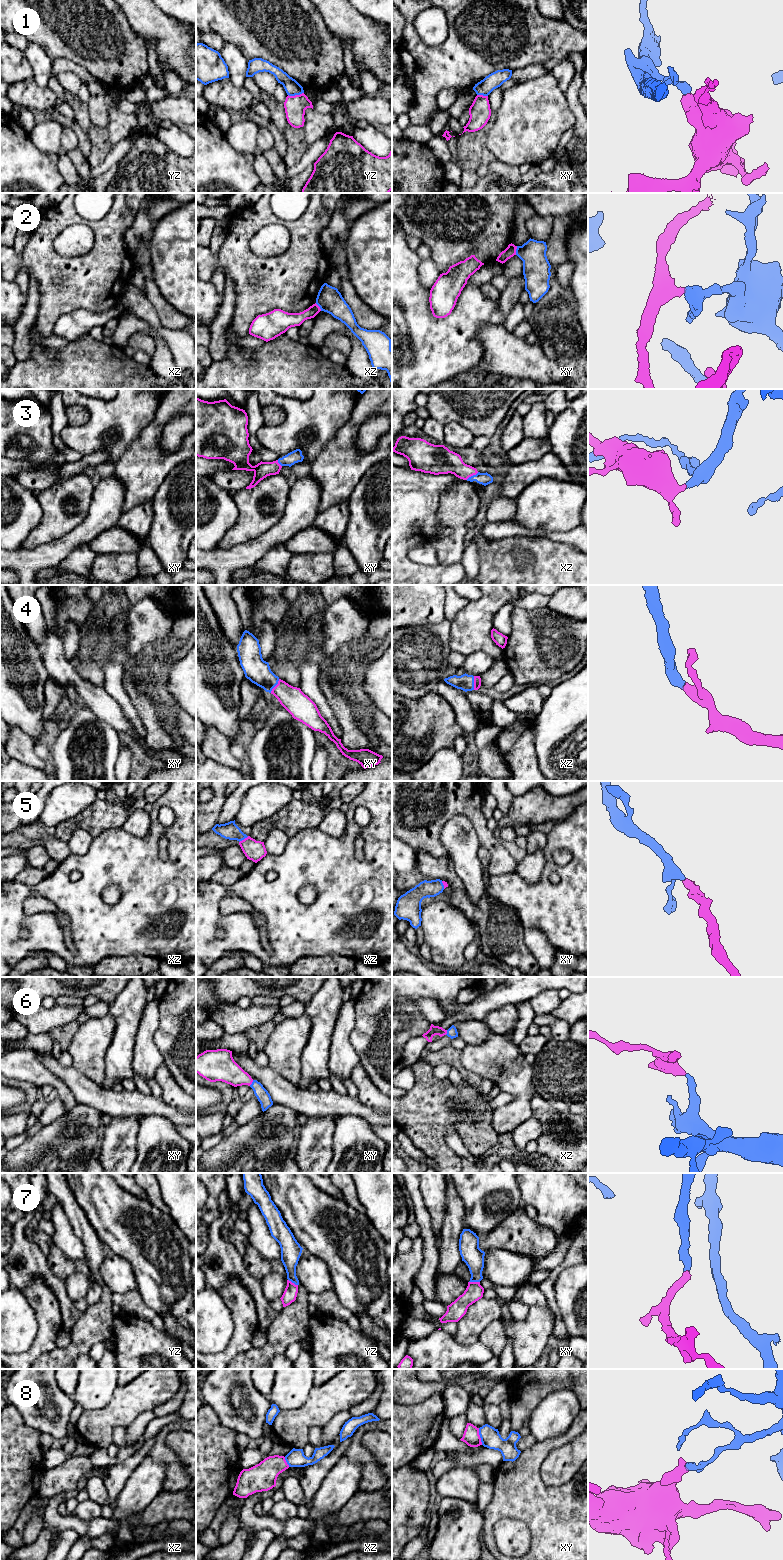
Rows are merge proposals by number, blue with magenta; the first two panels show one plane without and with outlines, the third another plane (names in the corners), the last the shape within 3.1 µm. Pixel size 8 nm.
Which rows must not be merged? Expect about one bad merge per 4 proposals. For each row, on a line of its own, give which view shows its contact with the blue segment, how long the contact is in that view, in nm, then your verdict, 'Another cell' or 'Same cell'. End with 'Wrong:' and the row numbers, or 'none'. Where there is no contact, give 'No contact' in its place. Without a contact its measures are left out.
1: Touches blue in yz. Shared border 130 nm. Another cell
2: Touches blue in xy. Shared border 70 nm. Another cell
3: Touches blue in xz. Shared border 120 nm. Same cell
4: Touches blue in xy. Shared border 130 nm. Same cell
5: Touches blue in xz. Shared border 90 nm. Same cell
6: Touches blue in xy. Shared border 60 nm. Same cell
7: Touches blue in xy. Shared border 90 nm. Same cell
8: Touches blue in xy. Shared border 140 nm. Another cell
Wrong: 1, 2, 8

